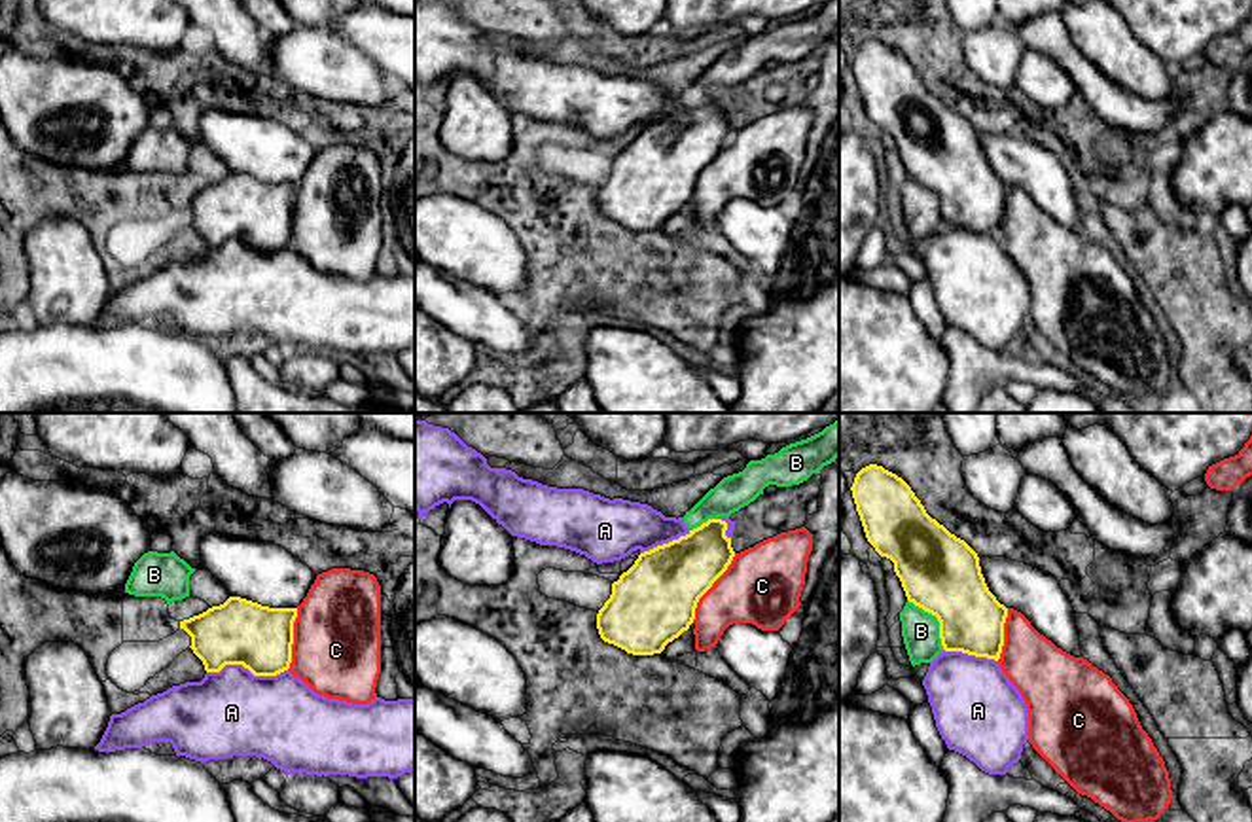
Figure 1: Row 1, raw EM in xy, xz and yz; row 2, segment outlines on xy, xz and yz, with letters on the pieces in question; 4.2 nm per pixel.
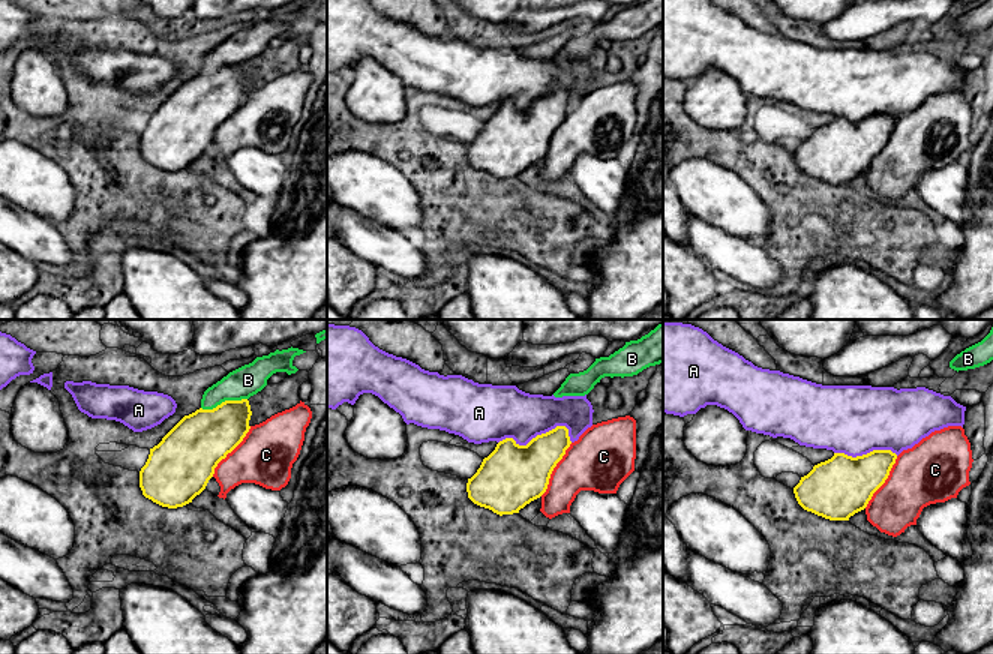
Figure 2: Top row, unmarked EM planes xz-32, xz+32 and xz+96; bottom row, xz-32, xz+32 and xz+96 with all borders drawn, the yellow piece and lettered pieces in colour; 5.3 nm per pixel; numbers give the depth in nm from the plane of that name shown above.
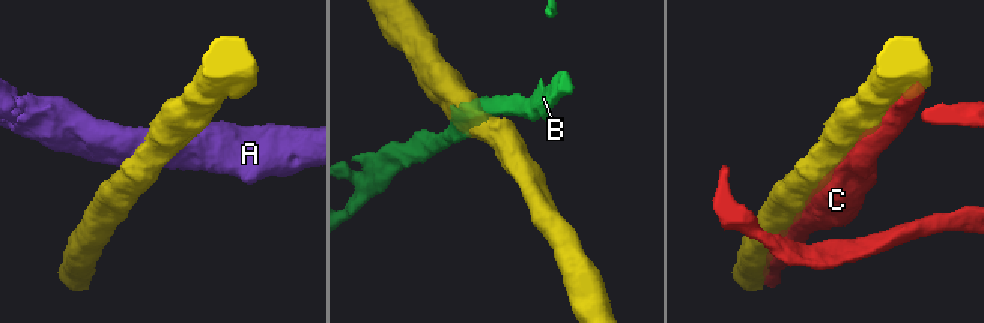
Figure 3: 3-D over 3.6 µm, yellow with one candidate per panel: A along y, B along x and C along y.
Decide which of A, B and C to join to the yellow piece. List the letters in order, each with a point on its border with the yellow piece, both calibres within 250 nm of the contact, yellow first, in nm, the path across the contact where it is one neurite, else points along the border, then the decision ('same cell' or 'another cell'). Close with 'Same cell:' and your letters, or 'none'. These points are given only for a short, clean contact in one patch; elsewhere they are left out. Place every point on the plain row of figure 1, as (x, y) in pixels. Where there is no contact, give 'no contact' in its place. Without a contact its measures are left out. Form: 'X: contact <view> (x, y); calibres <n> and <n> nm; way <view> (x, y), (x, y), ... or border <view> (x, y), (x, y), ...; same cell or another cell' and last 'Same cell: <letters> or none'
A: contact xy (247, 243); calibres 280 and 360 nm; another cell
B: contact yz (938, 196); calibres 340 and 160 nm; another cell
C: contact xz (711, 161); calibres 360 and 340 nm; same cell
Same cell: C

